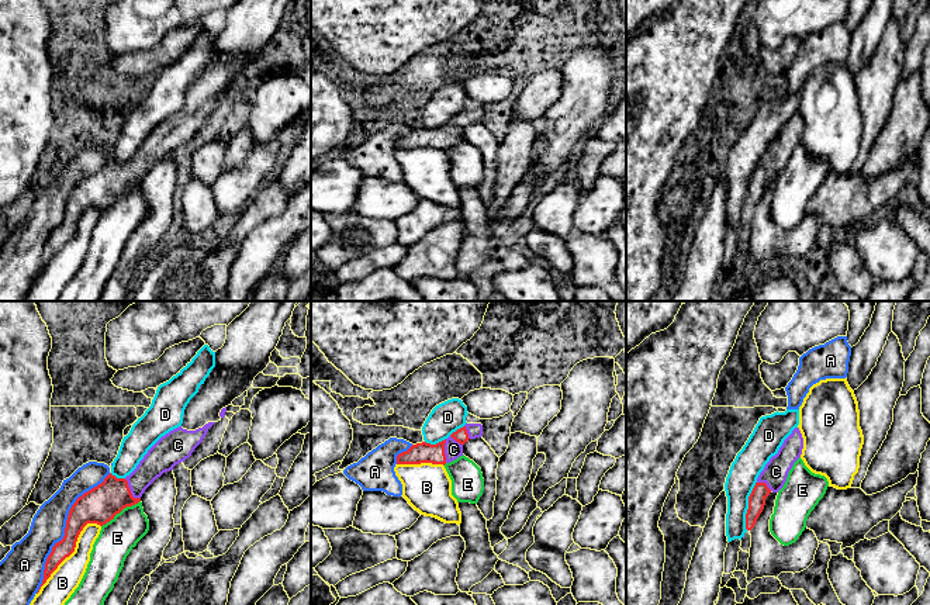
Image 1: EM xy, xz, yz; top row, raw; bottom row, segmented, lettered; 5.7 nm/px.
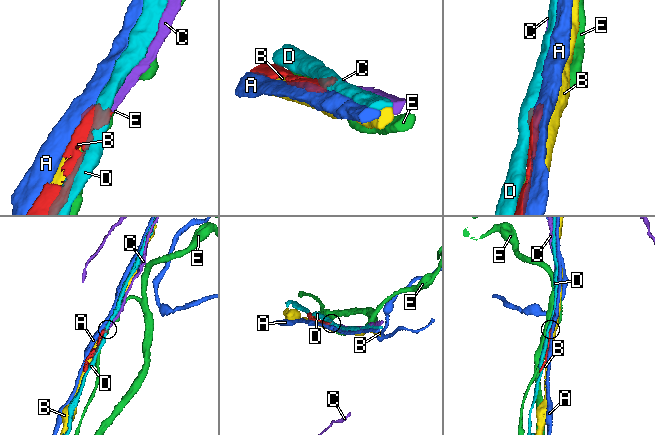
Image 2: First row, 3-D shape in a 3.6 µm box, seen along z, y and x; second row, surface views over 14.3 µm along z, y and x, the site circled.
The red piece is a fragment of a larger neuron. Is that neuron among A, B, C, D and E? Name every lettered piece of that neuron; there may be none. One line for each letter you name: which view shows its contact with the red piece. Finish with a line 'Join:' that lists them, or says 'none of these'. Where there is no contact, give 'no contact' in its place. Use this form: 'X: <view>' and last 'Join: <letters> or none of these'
C: xy
Join: C

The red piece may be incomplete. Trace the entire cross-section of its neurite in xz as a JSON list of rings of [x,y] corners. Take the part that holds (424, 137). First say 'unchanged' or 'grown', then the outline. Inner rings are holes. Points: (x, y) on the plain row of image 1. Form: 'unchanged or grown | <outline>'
grown | [[[466,108],[463,113],[453,117],[447,124],[431,129],[426,127],[412,129],[407,136],[397,141],[397,149],[446,149],[463,141],[463,129],[469,124],[483,121],[481,108]]]

